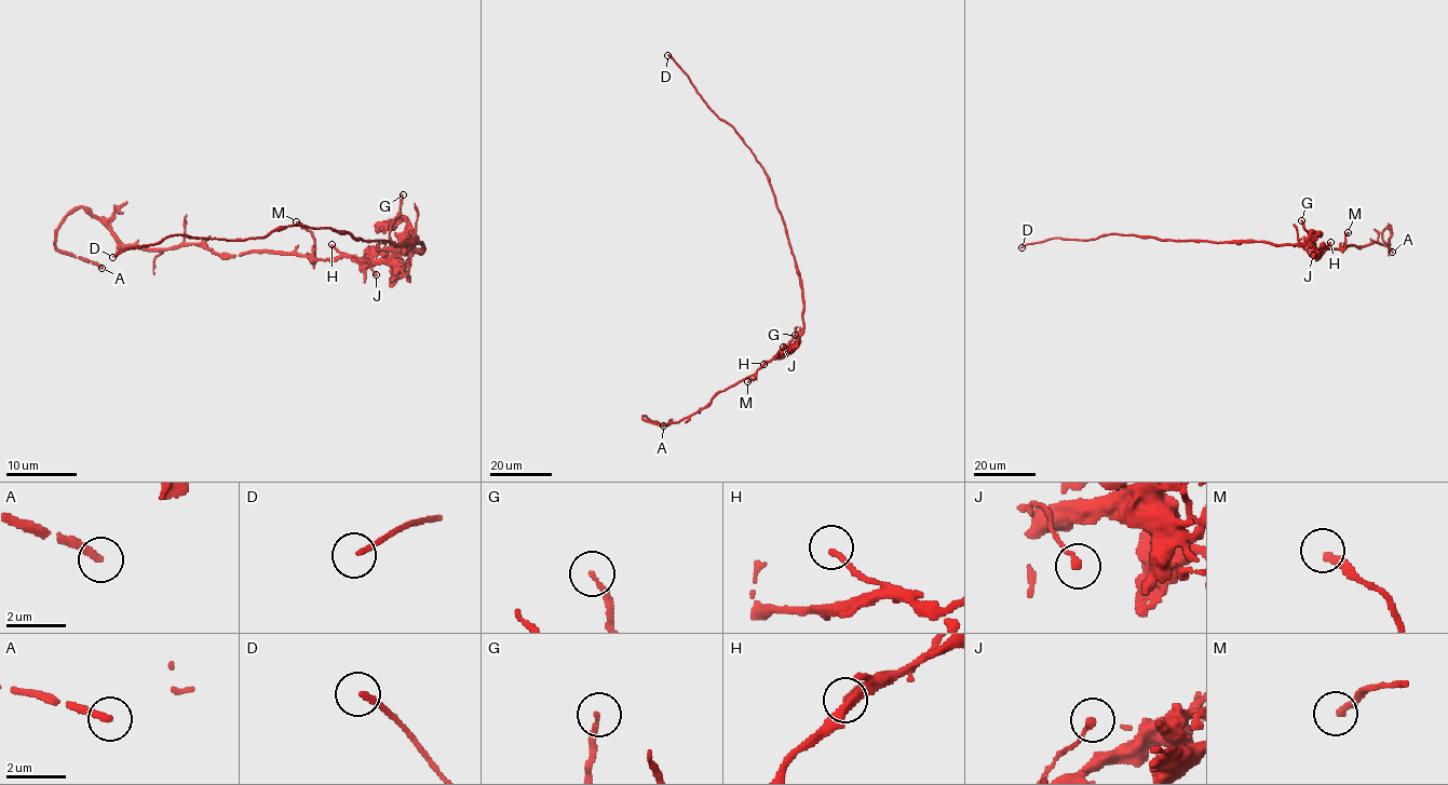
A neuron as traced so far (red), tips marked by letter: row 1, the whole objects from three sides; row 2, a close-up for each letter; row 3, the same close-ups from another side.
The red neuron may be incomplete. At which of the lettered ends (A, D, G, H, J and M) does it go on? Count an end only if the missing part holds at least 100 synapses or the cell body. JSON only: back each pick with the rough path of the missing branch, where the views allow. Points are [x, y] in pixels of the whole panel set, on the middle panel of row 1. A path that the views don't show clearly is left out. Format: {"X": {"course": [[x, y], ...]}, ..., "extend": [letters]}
{"A": {"course": [[663, 425], [675, 427], [703, 419], [728, 407], [739, 408], [745, 417]]}, "extend": ["A"]}

